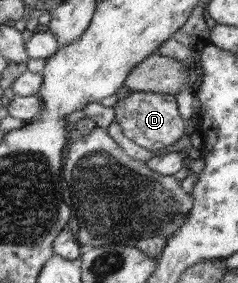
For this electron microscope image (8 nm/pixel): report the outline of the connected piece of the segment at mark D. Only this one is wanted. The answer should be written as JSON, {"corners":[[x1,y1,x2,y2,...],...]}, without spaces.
{"corners":[[130,92,126,98,119,99,113,108,116,112,116,121,120,124,122,131,134,143,153,152,175,144,188,128,179,114,173,94]]}

